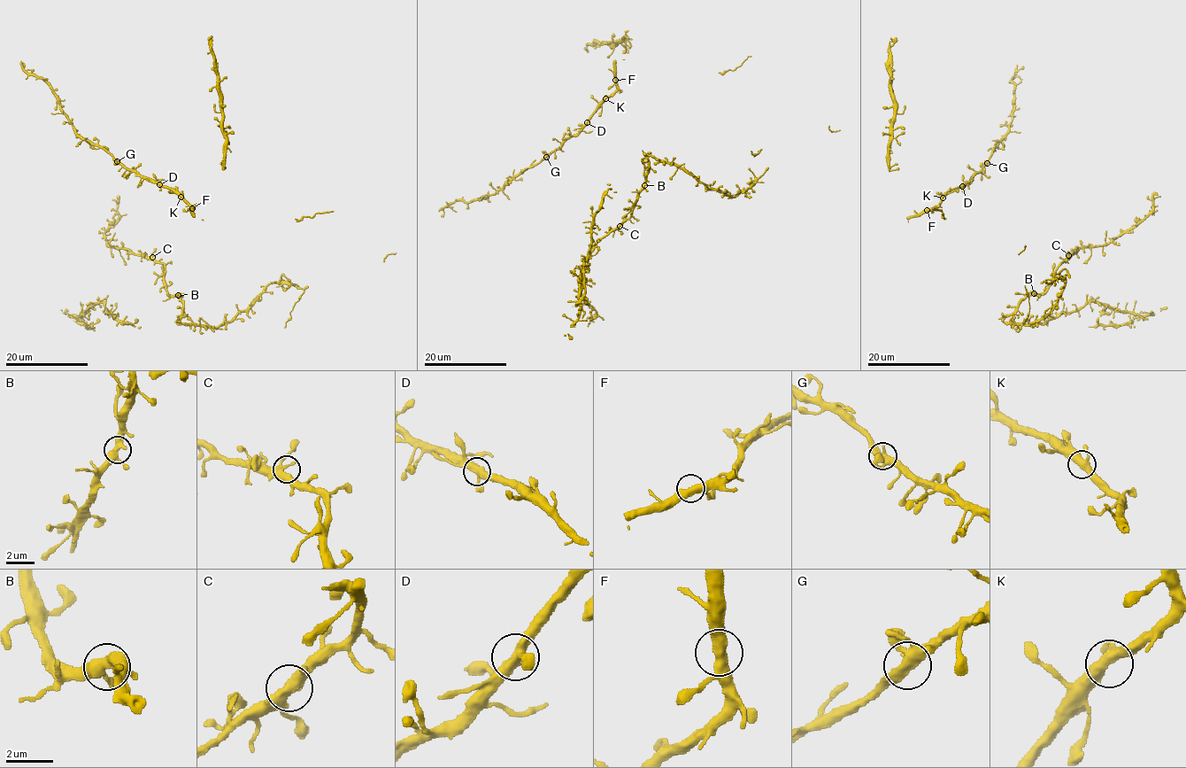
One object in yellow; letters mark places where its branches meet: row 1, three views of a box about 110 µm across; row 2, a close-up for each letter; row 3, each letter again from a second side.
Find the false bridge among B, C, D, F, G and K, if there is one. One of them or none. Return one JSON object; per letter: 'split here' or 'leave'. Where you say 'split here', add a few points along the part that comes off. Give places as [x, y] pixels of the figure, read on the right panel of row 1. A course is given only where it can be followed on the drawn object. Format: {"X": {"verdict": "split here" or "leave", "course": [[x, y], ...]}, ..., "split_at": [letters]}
{"B": {"verdict": "leave"}, "C": {"verdict": "leave"}, "D": {"verdict": "leave"}, "F": {"verdict": "leave"}, "G": {"verdict": "leave"}, "K": {"verdict": "leave"}, "split_at": []}

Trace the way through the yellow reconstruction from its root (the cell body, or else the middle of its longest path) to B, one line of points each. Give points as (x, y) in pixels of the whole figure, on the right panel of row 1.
B: (1067, 258), (1057, 268), (1054, 281), (1044, 291), (1034, 293)

